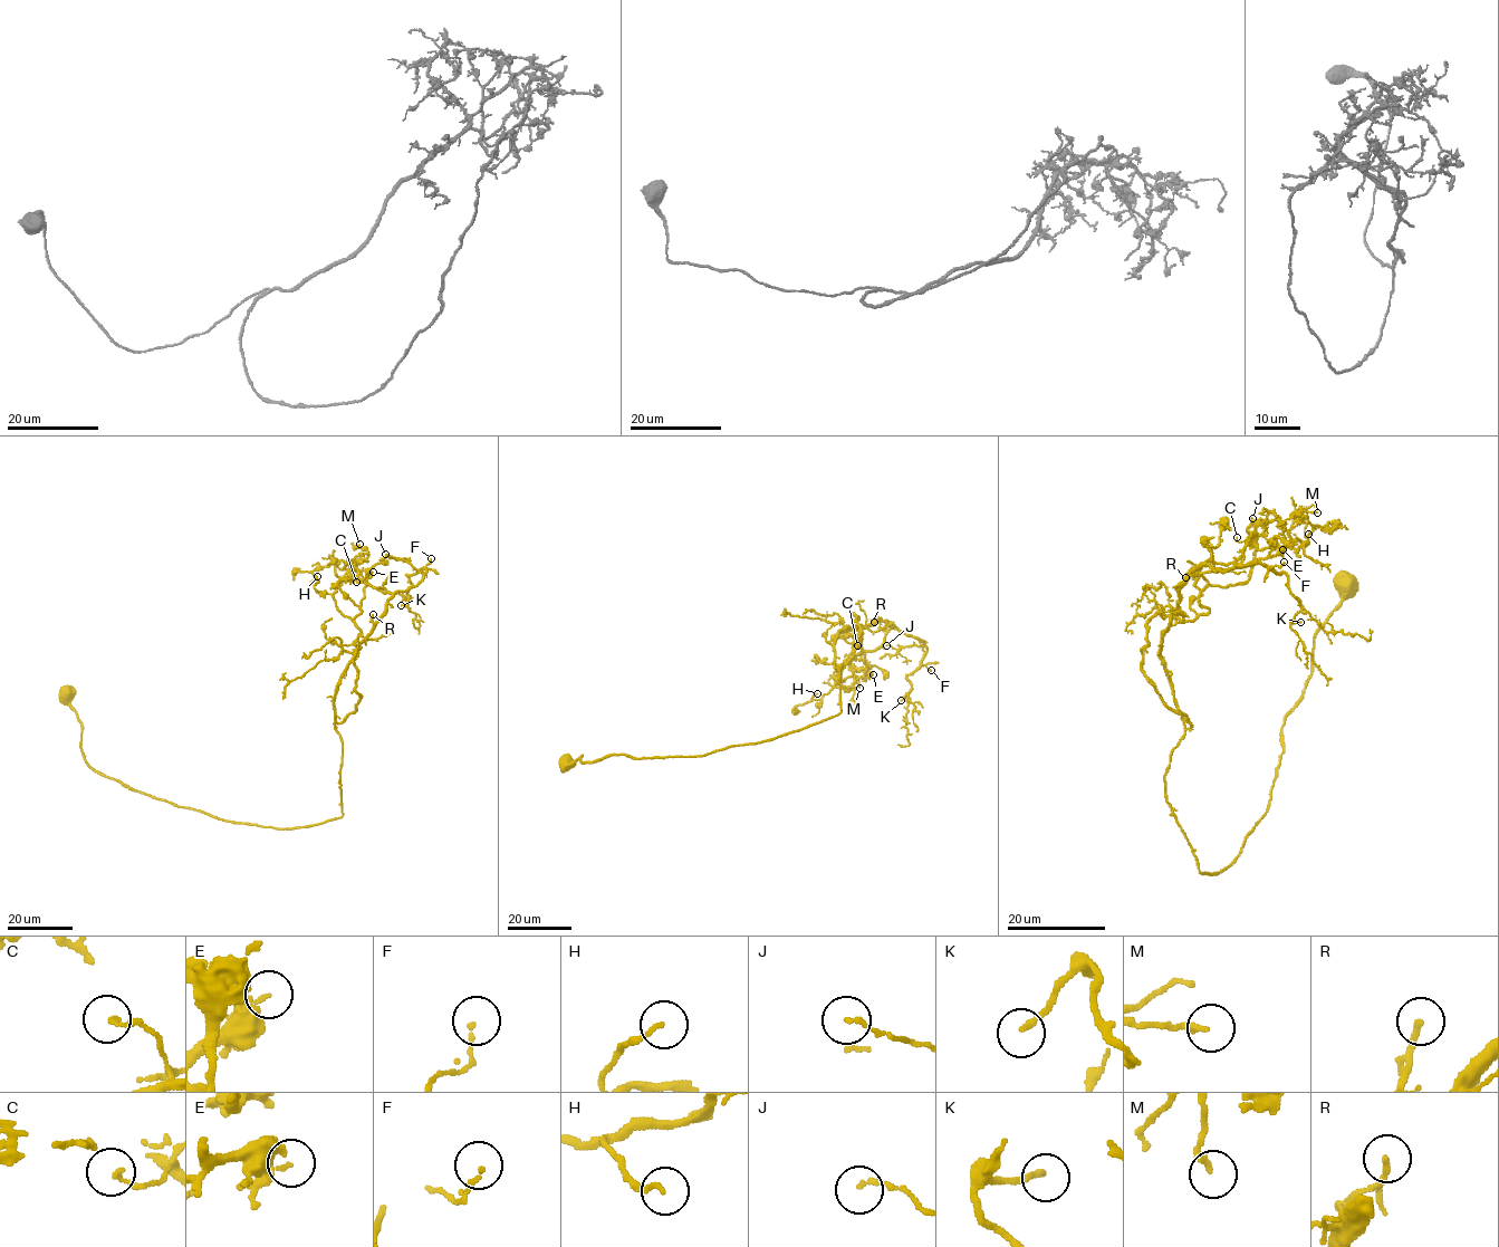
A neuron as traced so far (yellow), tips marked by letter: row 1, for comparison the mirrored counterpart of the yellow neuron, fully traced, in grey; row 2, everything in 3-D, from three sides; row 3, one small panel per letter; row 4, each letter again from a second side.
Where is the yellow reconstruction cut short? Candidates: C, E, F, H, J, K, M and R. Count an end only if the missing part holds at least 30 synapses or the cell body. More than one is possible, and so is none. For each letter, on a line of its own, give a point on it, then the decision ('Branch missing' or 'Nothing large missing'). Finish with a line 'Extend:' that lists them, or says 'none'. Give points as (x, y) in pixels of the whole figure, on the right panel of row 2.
C: Place: (1237, 537). Nothing large missing
E: Place: (1283, 549). Branch missing
F: Place: (1284, 562). Nothing large missing
H: Place: (1308, 534). Nothing large missing
J: Place: (1252, 518). Nothing large missing
K: Place: (1300, 622). Nothing large missing
M: Place: (1317, 512). Nothing large missing
R: Place: (1185, 577). Nothing large missing
Extend: E

